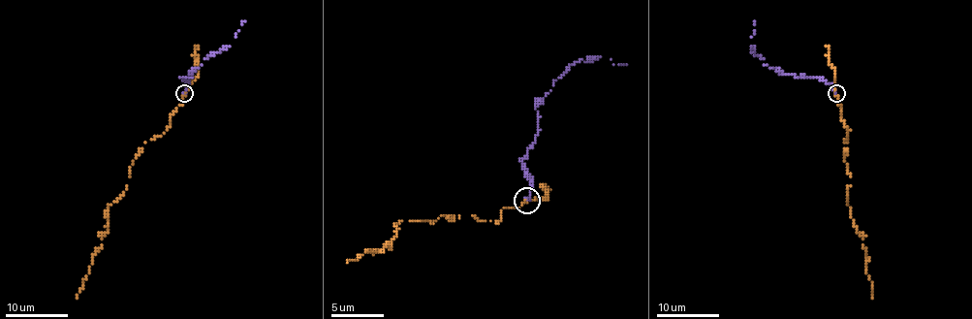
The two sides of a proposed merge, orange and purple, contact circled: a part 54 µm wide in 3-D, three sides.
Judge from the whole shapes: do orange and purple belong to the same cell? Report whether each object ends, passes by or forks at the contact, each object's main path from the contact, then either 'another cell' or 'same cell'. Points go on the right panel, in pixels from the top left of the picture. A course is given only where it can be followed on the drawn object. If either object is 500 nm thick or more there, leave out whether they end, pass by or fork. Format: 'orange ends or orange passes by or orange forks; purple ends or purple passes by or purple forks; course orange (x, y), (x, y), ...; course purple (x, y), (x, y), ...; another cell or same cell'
orange passes by; purple ends; course orange (835, 93), (840, 105), (840, 116), (850, 131), (845, 140), (850, 216), (863, 239), (873, 299); course purple (835, 93), (828, 82), (814, 77), (780, 73), (766, 65), (750, 46), (755, 34), (755, 20); another cell

